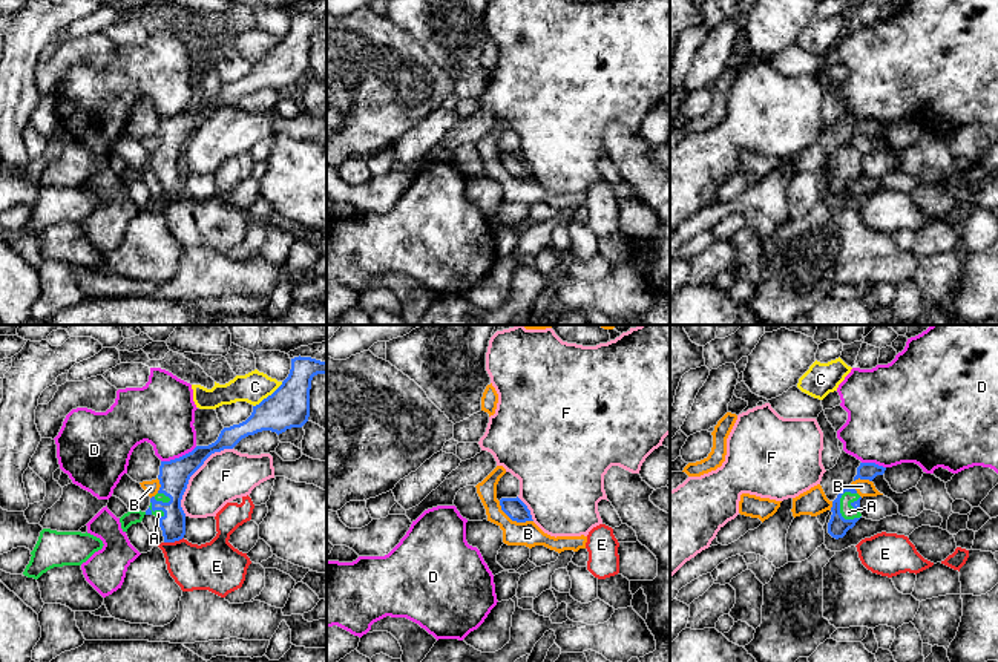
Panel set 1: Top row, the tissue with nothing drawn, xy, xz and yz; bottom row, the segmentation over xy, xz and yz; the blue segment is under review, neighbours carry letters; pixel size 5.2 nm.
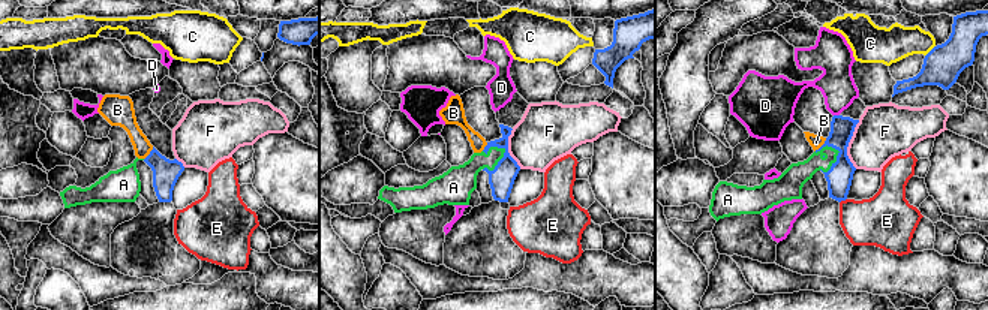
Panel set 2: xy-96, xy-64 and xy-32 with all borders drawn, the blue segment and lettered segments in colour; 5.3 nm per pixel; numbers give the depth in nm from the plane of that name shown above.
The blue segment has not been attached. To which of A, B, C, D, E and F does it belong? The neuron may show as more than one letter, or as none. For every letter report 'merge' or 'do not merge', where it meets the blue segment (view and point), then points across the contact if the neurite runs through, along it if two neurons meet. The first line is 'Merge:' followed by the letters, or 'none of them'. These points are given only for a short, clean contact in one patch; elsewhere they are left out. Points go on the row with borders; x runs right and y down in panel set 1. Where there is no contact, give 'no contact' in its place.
Merge: A
A: merge | yz (839, 512)
B: do not merge | xz (514, 520) | along xz (498, 501), (500, 507), (512, 520), (532, 521)
C: do not merge | xy (269, 396) | along xy (282, 382), (253, 406)
D: do not merge | xy (180, 457) | along xy (196, 446), (178, 457), (161, 462)
E: do not merge | xy (173, 541) | along xy (183, 537), (164, 543)
F: do not merge | xy (192, 474)

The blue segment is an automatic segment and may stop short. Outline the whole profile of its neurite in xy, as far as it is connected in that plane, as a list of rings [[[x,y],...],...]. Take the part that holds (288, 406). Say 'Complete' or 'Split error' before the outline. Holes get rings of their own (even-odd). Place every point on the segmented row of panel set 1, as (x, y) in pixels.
Split error. [[[311,357],[291,359],[291,369],[282,385],[259,405],[251,415],[230,428],[224,428],[218,440],[208,446],[196,446],[192,452],[161,461],[159,490],[150,498],[146,515],[155,515],[163,530],[164,542],[175,542],[185,535],[185,513],[181,507],[182,495],[190,477],[215,452],[233,449],[242,438],[262,431],[277,435],[291,428],[302,428],[310,417],[311,380],[317,374],[327,374],[327,362]]]

